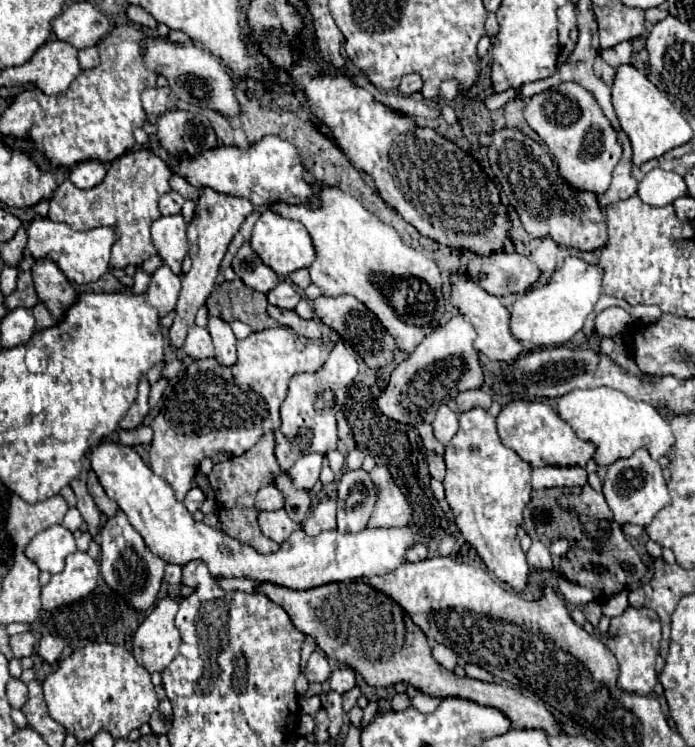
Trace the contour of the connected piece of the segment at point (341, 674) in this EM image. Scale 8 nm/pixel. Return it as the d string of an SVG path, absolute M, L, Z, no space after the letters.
M340 667L330 675L330 687L336 693L346 693L356 685L356 673L350 667Z

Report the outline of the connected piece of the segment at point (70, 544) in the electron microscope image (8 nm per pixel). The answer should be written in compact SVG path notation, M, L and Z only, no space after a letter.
M52 525L38 533L26 547L26 557L38 565L40 571L60 573L64 569L64 559L76 551L76 541L68 529L62 525Z

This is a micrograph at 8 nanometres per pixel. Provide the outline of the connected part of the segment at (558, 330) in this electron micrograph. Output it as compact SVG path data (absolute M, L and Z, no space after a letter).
M568 255L564 265L552 273L546 285L530 289L514 301L510 319L512 335L526 345L540 347L554 347L570 341L582 329L586 317L602 295L602 275L604 269L600 265L590 265L576 255Z

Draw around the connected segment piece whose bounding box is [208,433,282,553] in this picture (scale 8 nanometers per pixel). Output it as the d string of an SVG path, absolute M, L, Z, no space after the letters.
M264 433L264 437L248 453L244 453L244 457L232 457L222 463L216 463L212 473L208 475L210 485L216 493L216 505L218 505L218 517L220 517L222 531L238 539L240 543L254 547L258 553L274 553L278 549L278 543L270 541L268 537L260 533L258 523L256 523L258 509L254 505L254 497L260 491L260 487L274 483L274 479L282 471L274 457L274 447L276 447L274 433Z

